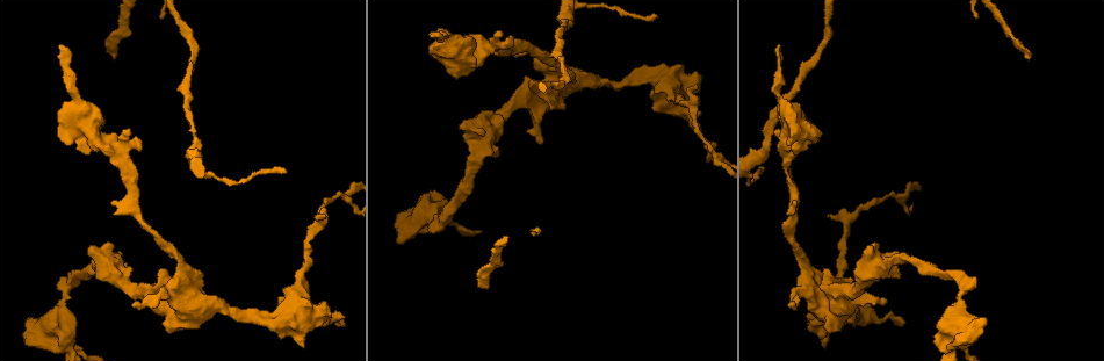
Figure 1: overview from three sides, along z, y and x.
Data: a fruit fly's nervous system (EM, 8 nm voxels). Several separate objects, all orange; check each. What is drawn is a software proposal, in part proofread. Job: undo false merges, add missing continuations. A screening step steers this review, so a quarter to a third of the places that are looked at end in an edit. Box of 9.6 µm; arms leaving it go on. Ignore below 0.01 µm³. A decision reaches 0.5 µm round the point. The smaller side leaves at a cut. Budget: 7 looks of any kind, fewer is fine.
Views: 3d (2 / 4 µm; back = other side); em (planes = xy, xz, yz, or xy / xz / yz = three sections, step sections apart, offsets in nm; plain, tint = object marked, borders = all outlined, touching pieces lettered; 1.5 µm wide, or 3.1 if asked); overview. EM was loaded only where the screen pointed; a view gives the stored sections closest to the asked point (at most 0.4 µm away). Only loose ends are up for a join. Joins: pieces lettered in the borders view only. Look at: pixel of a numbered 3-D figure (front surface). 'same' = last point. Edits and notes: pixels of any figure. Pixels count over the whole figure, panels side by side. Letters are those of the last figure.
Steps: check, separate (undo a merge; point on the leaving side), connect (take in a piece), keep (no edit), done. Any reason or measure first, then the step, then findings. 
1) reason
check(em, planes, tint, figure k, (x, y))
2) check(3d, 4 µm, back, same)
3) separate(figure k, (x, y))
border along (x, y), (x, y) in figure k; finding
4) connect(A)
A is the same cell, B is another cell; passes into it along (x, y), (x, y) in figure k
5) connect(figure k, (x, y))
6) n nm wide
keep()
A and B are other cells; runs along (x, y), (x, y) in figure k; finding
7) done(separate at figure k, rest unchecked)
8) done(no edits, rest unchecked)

free end
check(3d, 4 µm, figure 1, (61, 47))

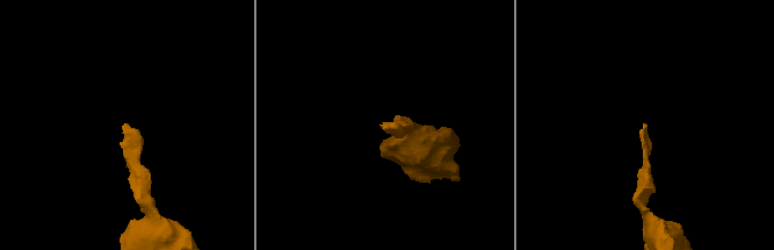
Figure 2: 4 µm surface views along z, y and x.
check(em, planes, borders, figure 2, (386, 129))

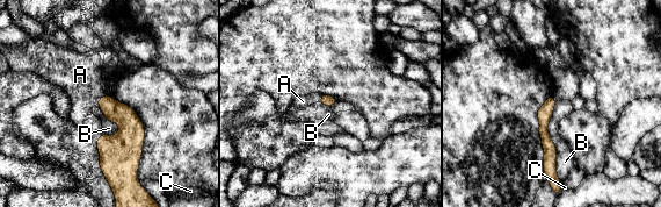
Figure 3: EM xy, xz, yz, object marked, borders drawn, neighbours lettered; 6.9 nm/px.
connect(A)
A is the same cell, B and C are other cells; the neuron continues

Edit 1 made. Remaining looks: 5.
an open end
check(3d, 4 µm, back, figure 1, (562, 107))

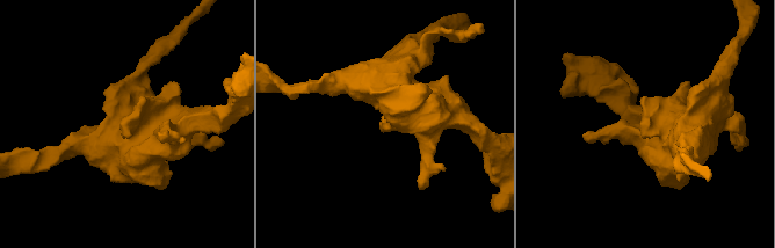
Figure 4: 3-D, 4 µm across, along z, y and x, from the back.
need the tissue
check(em, planes, borders, figure 4, (128, 125))

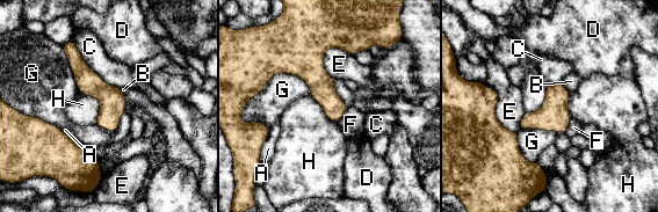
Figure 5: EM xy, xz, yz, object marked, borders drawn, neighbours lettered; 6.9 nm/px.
keep()
A, B, C, D, E, F, G and H are other cells; none of them fits

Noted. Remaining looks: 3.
thick end
check(em, planes, borders, figure 1, (461, 127))

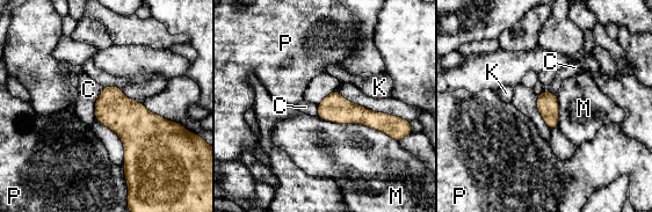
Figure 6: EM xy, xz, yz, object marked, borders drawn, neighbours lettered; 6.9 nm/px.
M touches over 600 nm
keep()
C, K, M and P are other cells; border along (103, 87), (95, 102), (94, 118) in figure 6; none of them fits

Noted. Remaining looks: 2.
done(connect at figure 3, rest unchecked)

